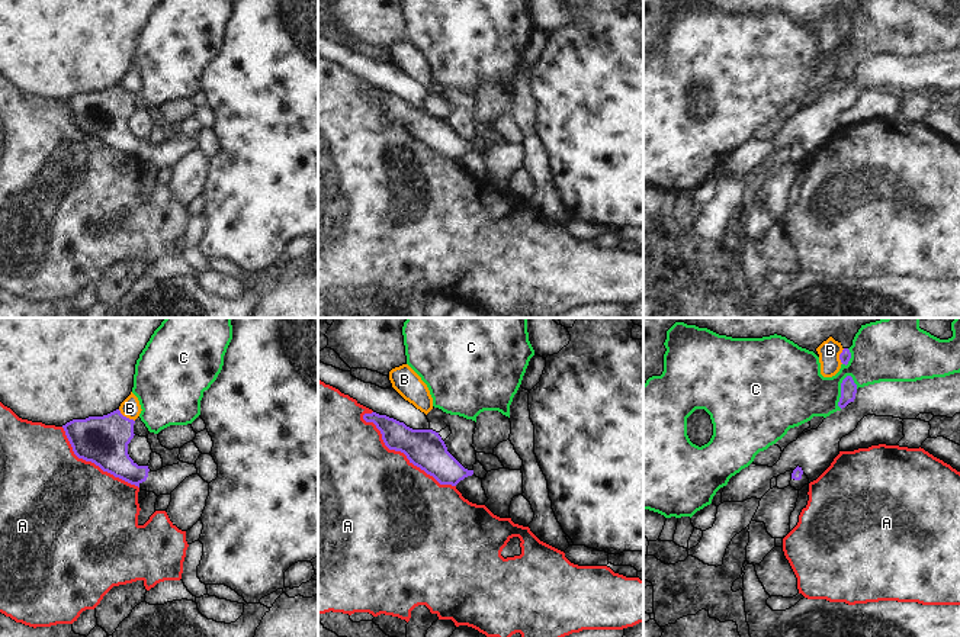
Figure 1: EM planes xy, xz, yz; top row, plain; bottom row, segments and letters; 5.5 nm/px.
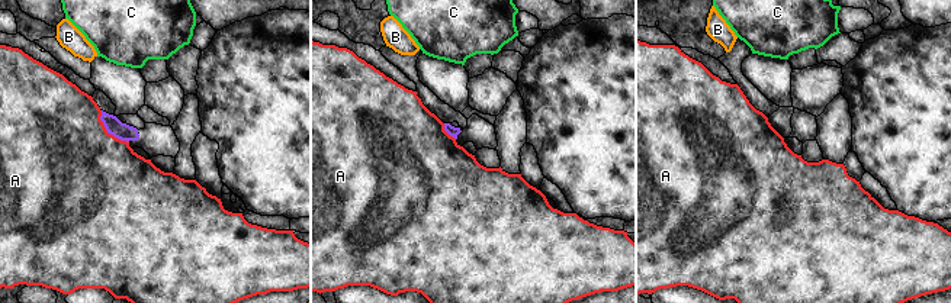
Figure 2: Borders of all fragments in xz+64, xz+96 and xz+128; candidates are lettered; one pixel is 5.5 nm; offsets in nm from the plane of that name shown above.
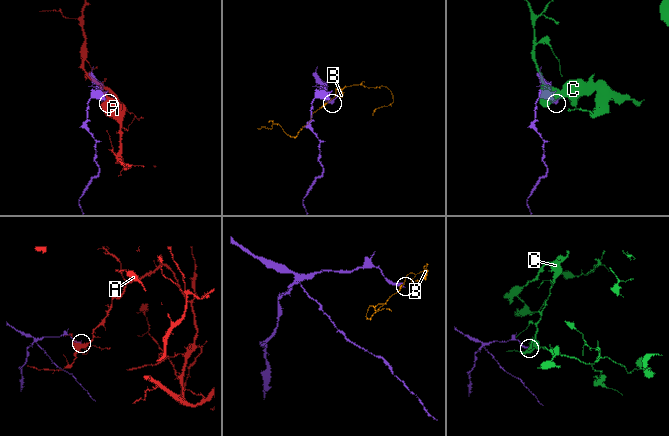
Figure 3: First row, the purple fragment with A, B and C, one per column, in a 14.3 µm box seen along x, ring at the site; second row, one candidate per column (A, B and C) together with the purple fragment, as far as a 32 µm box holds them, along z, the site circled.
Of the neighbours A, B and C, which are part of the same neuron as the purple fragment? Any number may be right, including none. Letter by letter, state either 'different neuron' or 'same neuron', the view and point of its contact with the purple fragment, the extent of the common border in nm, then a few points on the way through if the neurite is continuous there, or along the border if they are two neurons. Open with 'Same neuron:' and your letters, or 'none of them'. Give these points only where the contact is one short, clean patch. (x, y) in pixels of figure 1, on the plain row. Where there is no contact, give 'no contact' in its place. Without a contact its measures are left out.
Same neuron: none of them
A: different neuron; meets purple in xz at (404, 128); contact 650 nm long
B: different neuron; meets purple in xy at (125, 92); contact 120 nm long
C: different neuron; meets purple in yz at (841, 66); contact 200 nm long; border along yz (850, 50), (841, 58), (840, 83)

